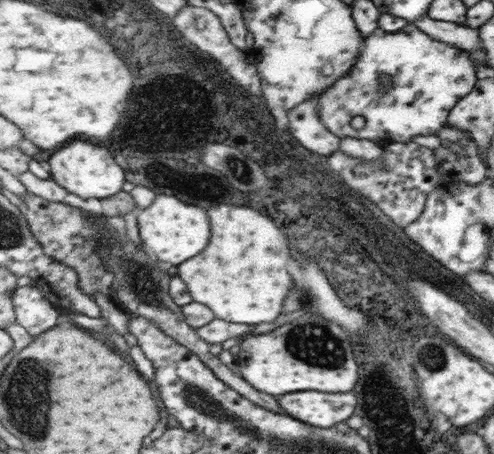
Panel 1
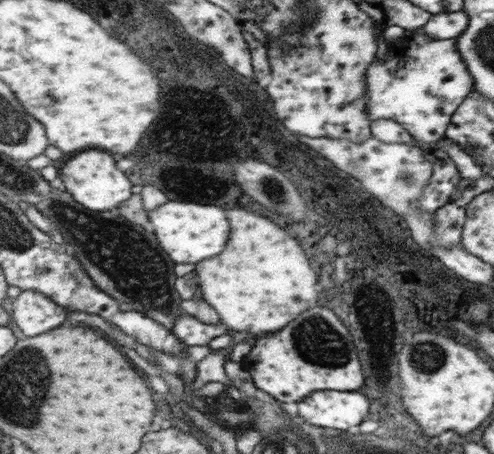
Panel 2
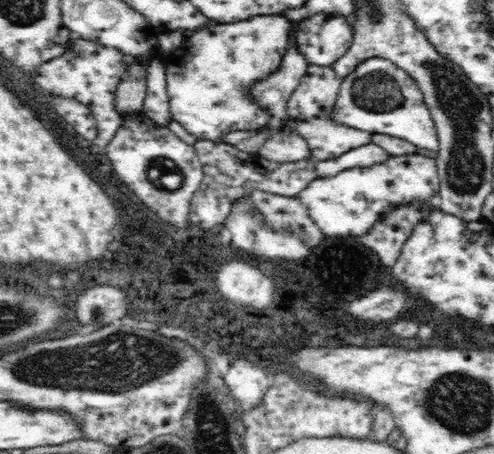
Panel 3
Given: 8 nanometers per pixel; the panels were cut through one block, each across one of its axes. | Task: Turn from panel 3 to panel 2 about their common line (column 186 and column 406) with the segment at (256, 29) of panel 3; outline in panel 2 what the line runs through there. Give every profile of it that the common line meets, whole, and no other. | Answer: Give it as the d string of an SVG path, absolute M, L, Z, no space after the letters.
M403 36L397 42L391 42L387 46L387 52L383 60L375 62L367 68L367 114L371 114L371 122L375 120L393 120L405 128L405 132L421 142L439 142L445 138L447 128L453 120L453 114L461 108L463 100L471 96L475 80L471 78L471 72L457 50L457 40L429 40L427 36Z

